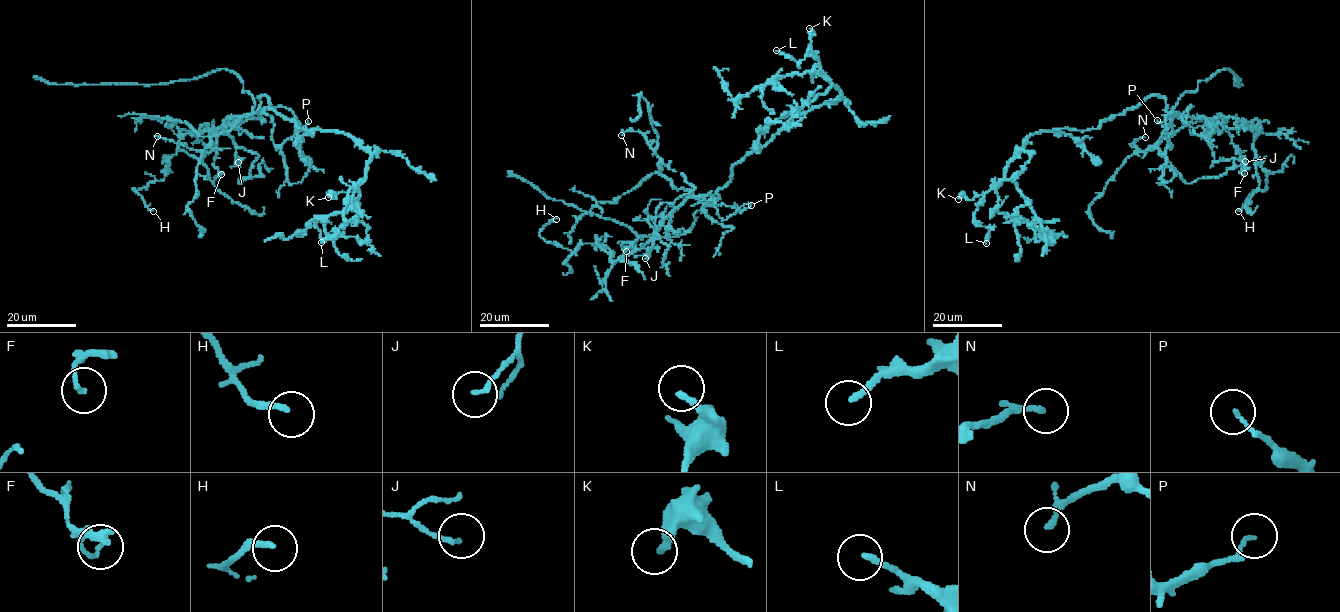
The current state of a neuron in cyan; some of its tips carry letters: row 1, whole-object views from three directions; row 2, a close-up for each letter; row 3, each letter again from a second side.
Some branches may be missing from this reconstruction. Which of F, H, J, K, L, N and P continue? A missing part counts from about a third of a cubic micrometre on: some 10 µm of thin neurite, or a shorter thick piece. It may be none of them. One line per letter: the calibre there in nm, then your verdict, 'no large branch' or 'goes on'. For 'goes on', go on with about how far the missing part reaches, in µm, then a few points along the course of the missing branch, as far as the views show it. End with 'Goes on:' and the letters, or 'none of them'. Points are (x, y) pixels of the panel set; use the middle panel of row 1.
F: 140 nm thick; no large branch
H: 190 nm thick; no large branch
J: 130 nm thick; no large branch
K: 200 nm thick; no large branch
L: 200 nm thick; no large branch
N: 140 nm thick; no large branch
P: 120 nm thick; no large branch
Goes on: none of them

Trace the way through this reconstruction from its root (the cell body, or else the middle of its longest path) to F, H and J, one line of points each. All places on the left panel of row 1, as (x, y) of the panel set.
F: (277, 112), (260, 95), (254, 112), (227, 117), (214, 161), (221, 174)
H: (277, 112), (260, 95), (250, 115), (185, 135), (164, 179), (133, 191), (153, 211)
J: (277, 112), (260, 95), (254, 112), (227, 117), (224, 131), (233, 139), (238, 162)

